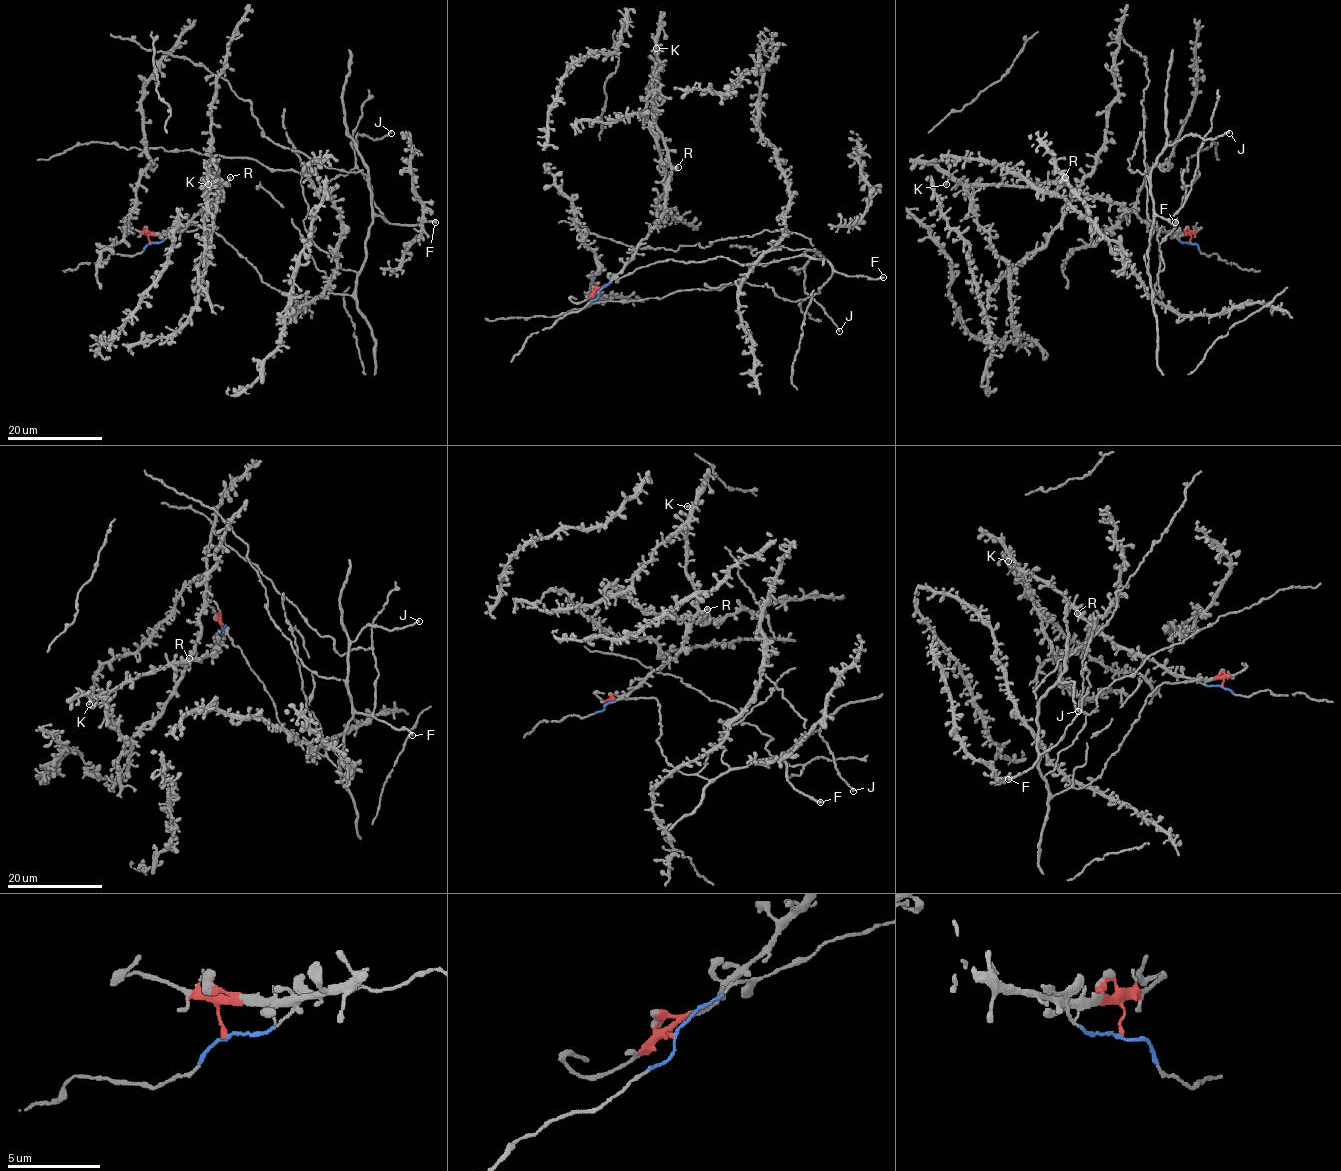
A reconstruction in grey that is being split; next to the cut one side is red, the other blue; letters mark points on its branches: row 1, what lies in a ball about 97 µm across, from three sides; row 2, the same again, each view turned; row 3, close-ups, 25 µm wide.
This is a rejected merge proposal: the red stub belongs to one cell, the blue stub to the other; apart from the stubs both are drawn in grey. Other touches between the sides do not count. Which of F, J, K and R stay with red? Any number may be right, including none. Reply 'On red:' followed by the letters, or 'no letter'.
On red: K, R

